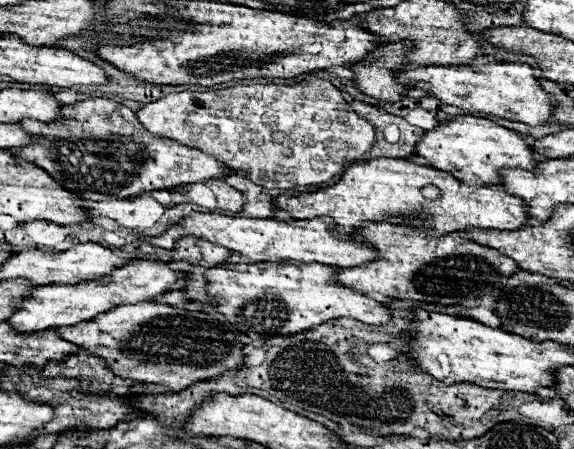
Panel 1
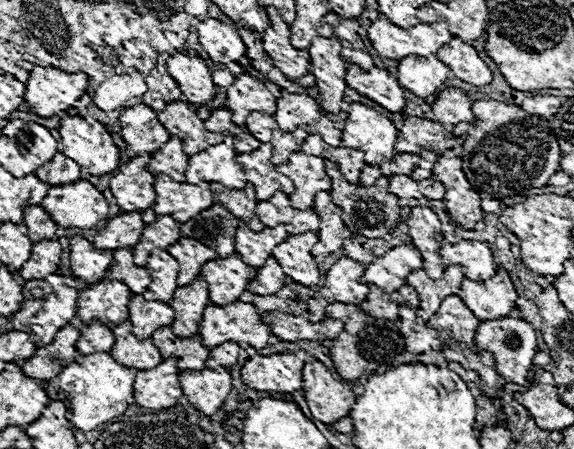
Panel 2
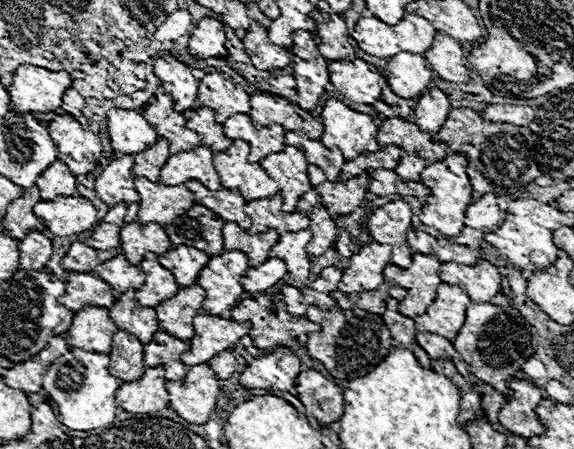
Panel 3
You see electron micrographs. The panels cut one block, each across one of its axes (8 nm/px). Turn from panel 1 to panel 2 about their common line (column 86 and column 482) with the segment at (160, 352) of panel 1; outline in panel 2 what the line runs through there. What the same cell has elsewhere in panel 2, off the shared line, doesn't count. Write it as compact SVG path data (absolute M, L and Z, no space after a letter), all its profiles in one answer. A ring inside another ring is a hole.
M502 316L502 318L496 318L496 320L486 320L486 322L478 324L474 342L480 350L486 350L494 356L496 372L502 378L506 378L508 382L520 384L520 386L530 384L528 374L530 374L530 368L532 368L532 358L538 352L536 330L532 328L532 324L528 324L526 320L520 320L520 318L510 318L510 316Z

